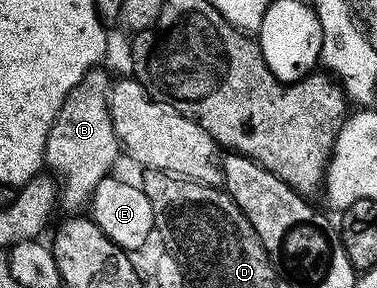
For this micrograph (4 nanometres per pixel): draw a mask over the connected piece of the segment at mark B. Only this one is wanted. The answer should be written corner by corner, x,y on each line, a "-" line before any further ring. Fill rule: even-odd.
93,67
77,85
66,95
54,123
50,127
50,135
46,139
44,165
52,168
58,182
58,205
68,215
89,204
94,187
103,177
113,172
112,164
116,156
121,156
120,141
110,119
108,110
108,90
110,76
104,67

